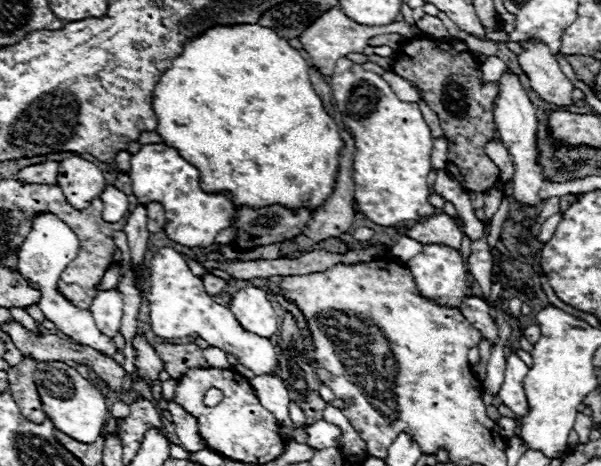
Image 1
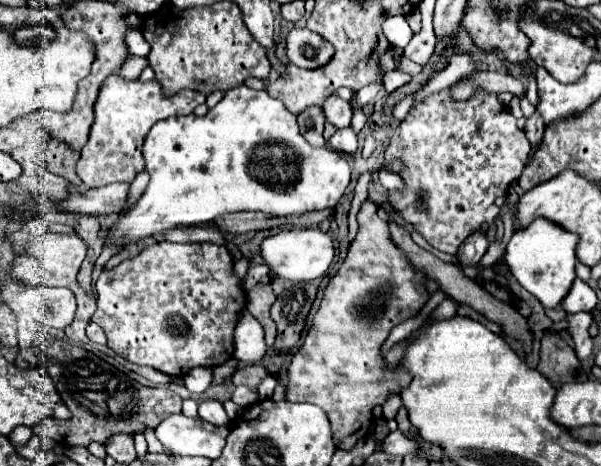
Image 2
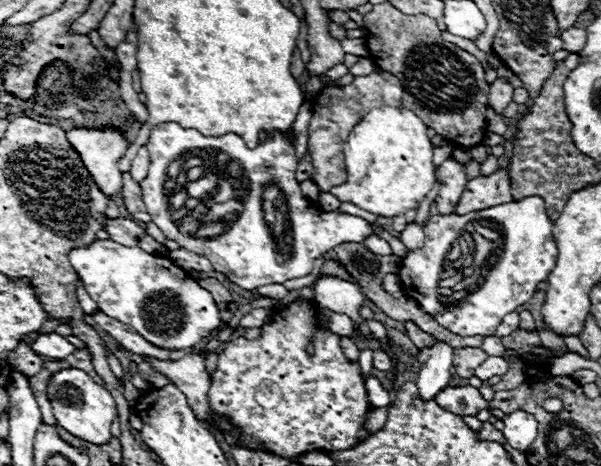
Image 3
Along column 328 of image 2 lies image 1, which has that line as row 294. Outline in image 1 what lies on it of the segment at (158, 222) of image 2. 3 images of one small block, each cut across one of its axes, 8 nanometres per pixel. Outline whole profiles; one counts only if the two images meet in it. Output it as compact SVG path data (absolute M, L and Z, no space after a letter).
M160 248L148 264L150 264L150 288L146 300L150 306L150 322L154 334L158 334L162 340L202 336L210 346L216 346L226 354L236 356L238 362L248 370L252 370L256 376L276 374L278 358L276 348L270 344L270 340L264 340L262 336L256 336L252 332L244 332L244 328L240 328L240 324L232 316L230 308L216 304L206 294L202 280L192 274L182 254L178 254L172 248Z

